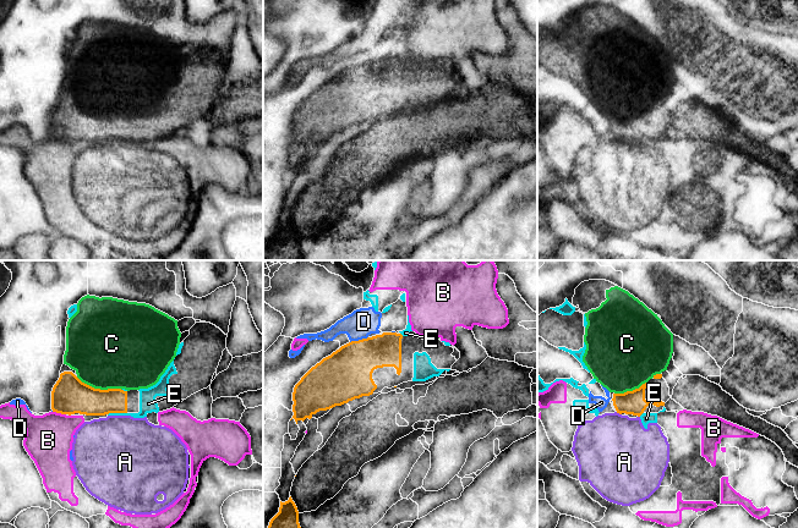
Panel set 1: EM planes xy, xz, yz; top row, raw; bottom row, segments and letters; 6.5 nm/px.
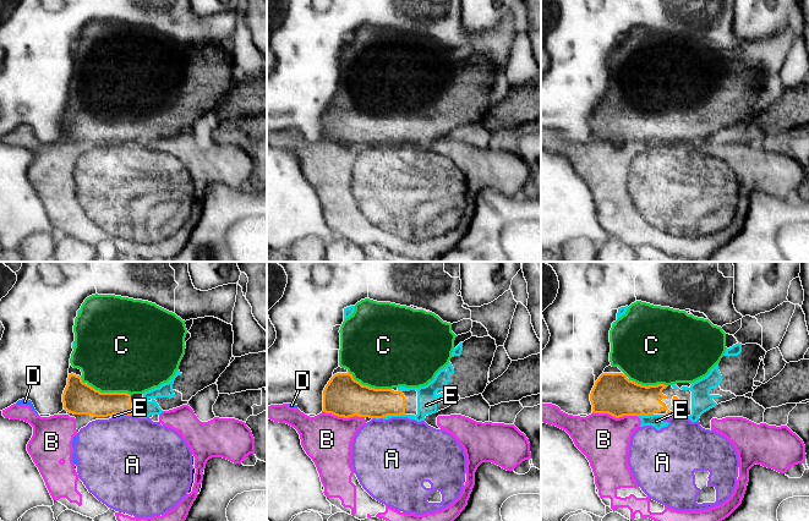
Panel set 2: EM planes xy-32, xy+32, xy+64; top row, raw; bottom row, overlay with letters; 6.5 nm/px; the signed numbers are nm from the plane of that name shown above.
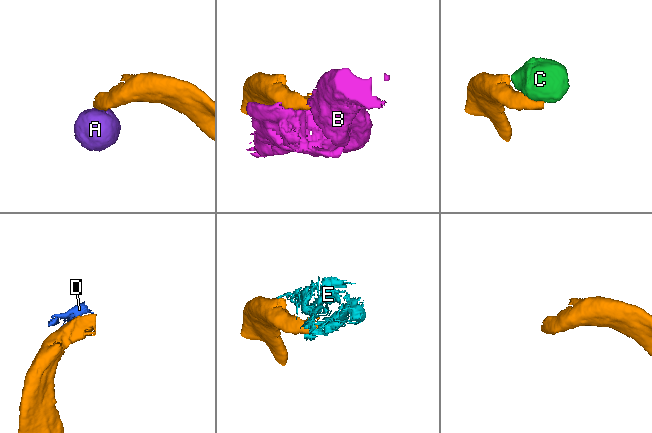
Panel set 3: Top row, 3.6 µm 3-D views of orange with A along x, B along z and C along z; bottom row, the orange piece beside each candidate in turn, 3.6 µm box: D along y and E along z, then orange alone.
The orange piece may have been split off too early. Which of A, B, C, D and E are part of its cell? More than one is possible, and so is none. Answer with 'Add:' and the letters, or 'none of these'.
Add: C

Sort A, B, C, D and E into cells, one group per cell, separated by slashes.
A B D E / C

